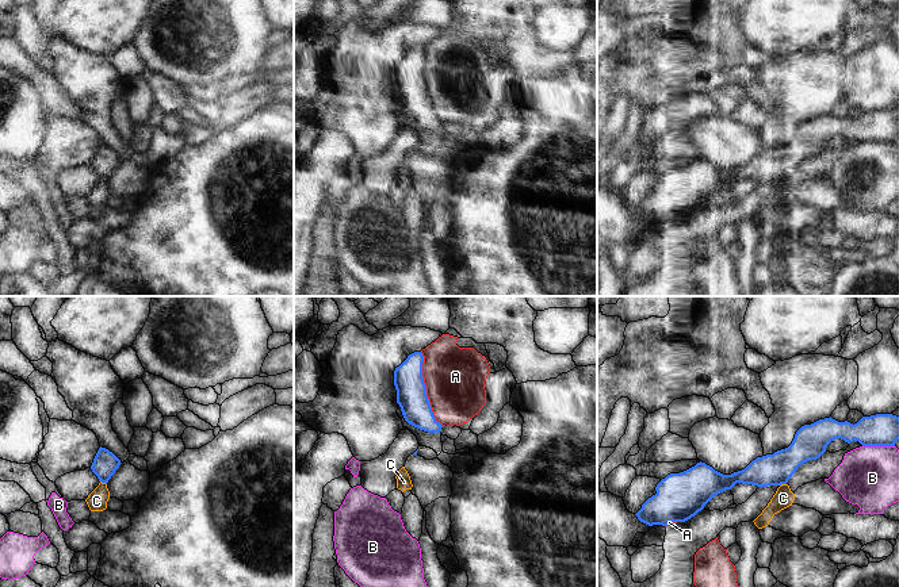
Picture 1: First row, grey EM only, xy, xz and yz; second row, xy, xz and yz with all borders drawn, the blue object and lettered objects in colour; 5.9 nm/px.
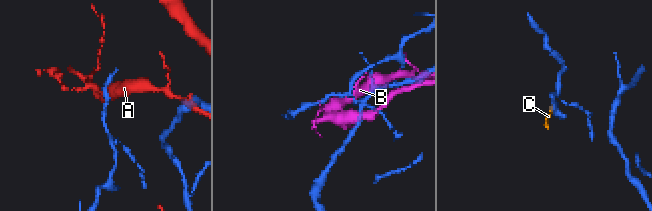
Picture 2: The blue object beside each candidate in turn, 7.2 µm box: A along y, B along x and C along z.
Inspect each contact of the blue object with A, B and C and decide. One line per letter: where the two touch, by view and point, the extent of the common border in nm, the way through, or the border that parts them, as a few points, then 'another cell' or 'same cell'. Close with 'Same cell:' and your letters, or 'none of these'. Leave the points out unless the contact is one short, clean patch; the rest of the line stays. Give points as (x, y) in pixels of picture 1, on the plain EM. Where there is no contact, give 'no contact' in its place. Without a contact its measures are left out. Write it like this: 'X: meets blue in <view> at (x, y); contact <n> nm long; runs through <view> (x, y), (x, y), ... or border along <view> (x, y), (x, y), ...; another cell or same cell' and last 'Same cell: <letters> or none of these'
A: meets blue in xz at (425, 87); contact 460 nm long; another cell
B: meets blue in yz at (879, 142); contact 190 nm long; another cell
C: meets blue in xy at (103, 179); contact 50 nm long; border along xy (100, 177), (106, 181); another cell
Same cell: none of these

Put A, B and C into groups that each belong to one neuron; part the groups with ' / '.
A / B / C

